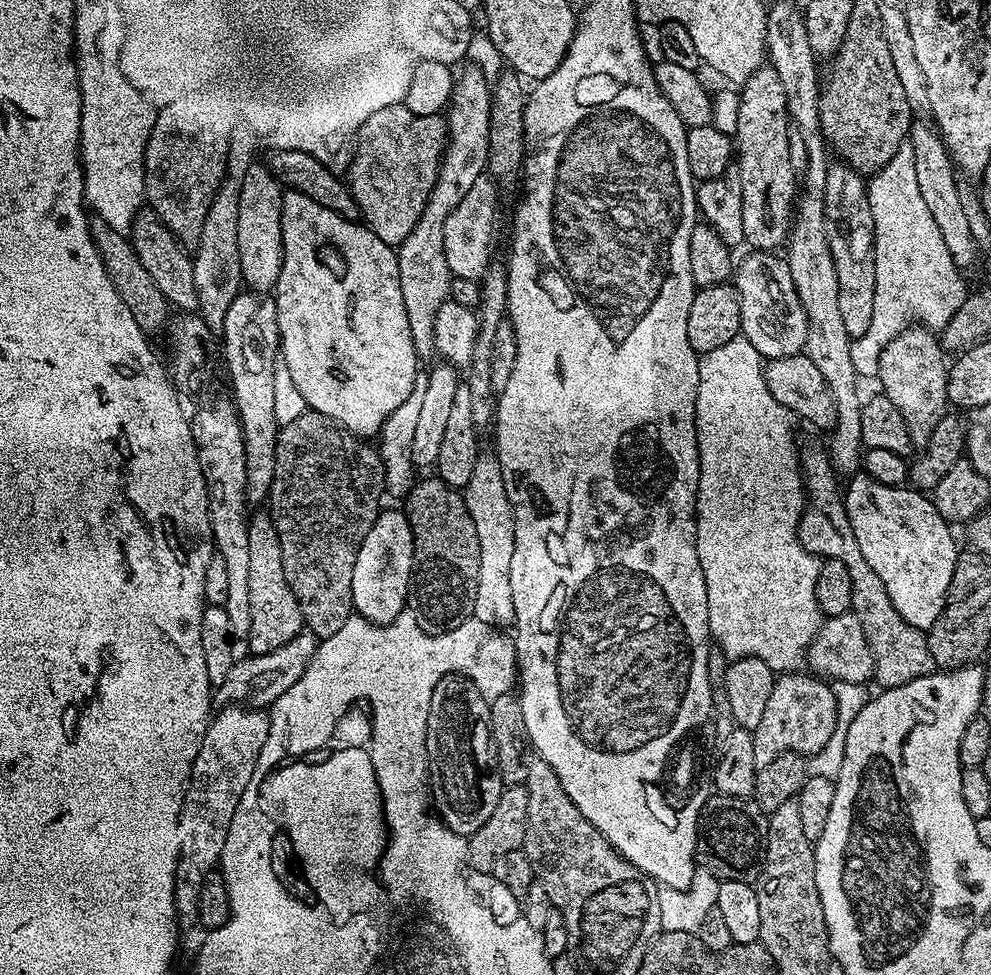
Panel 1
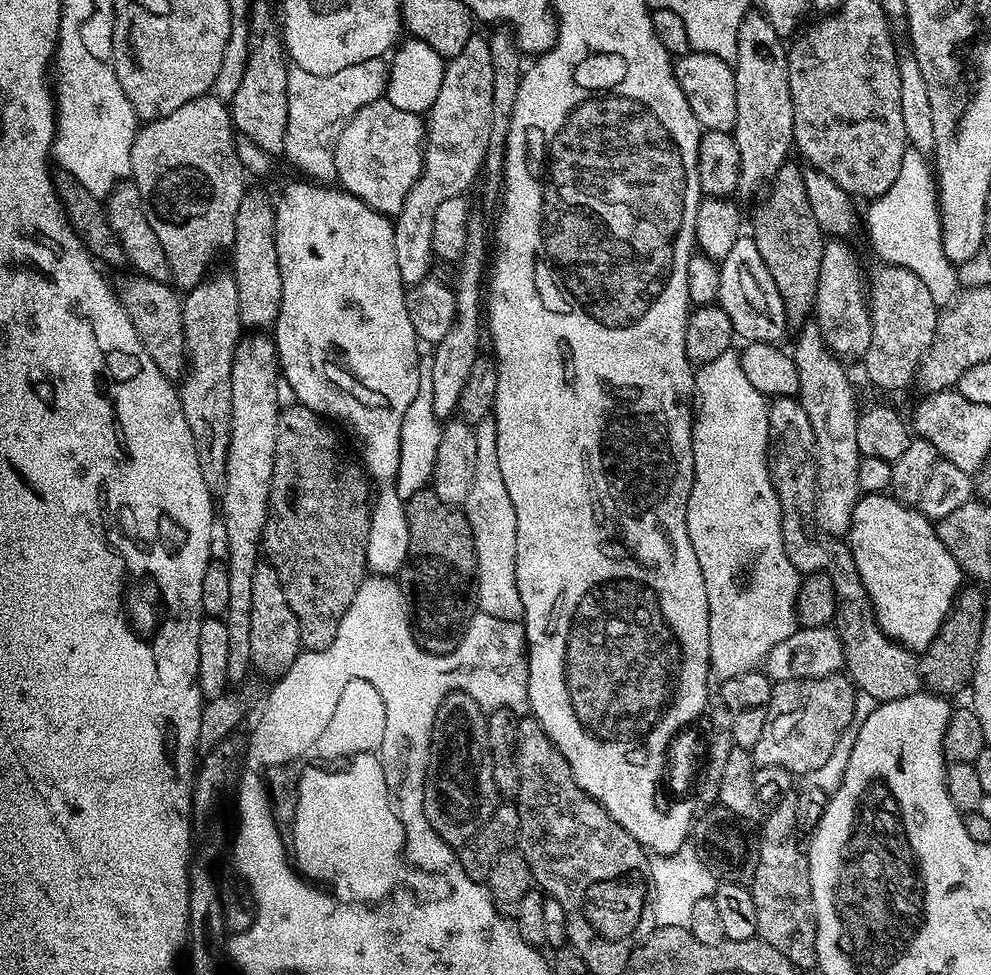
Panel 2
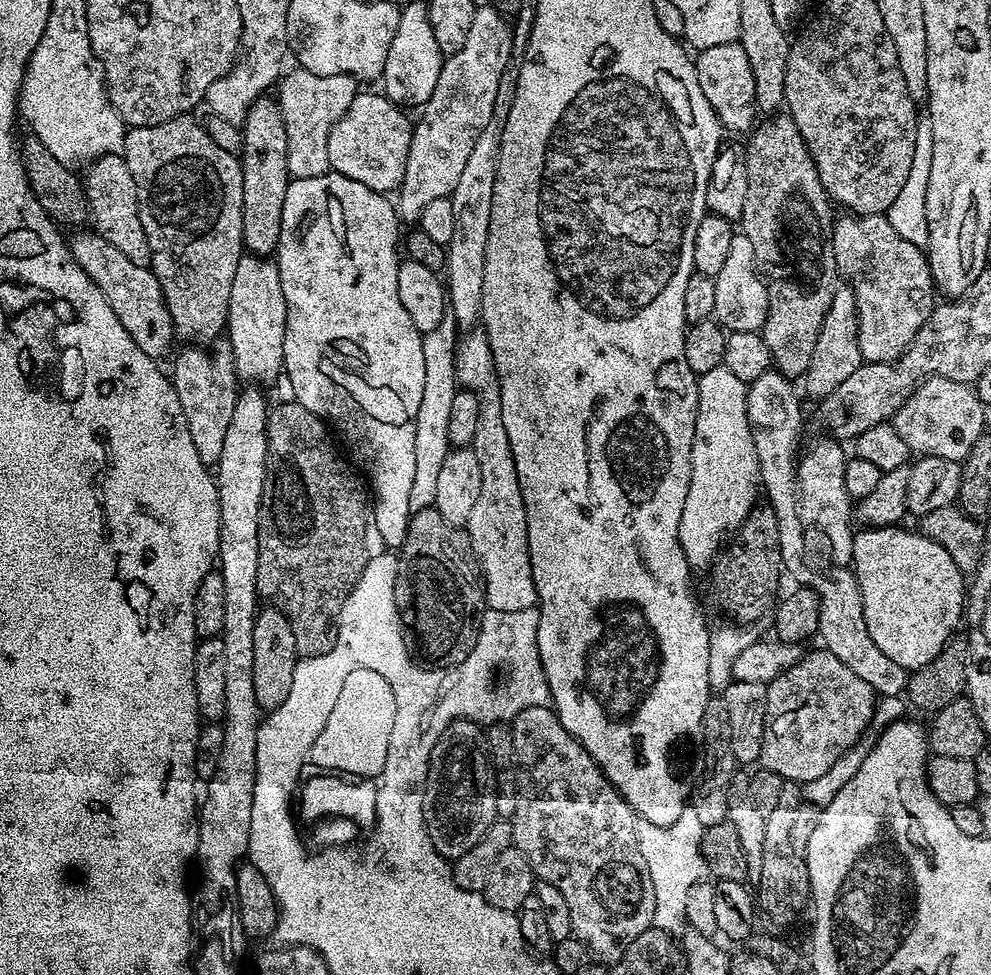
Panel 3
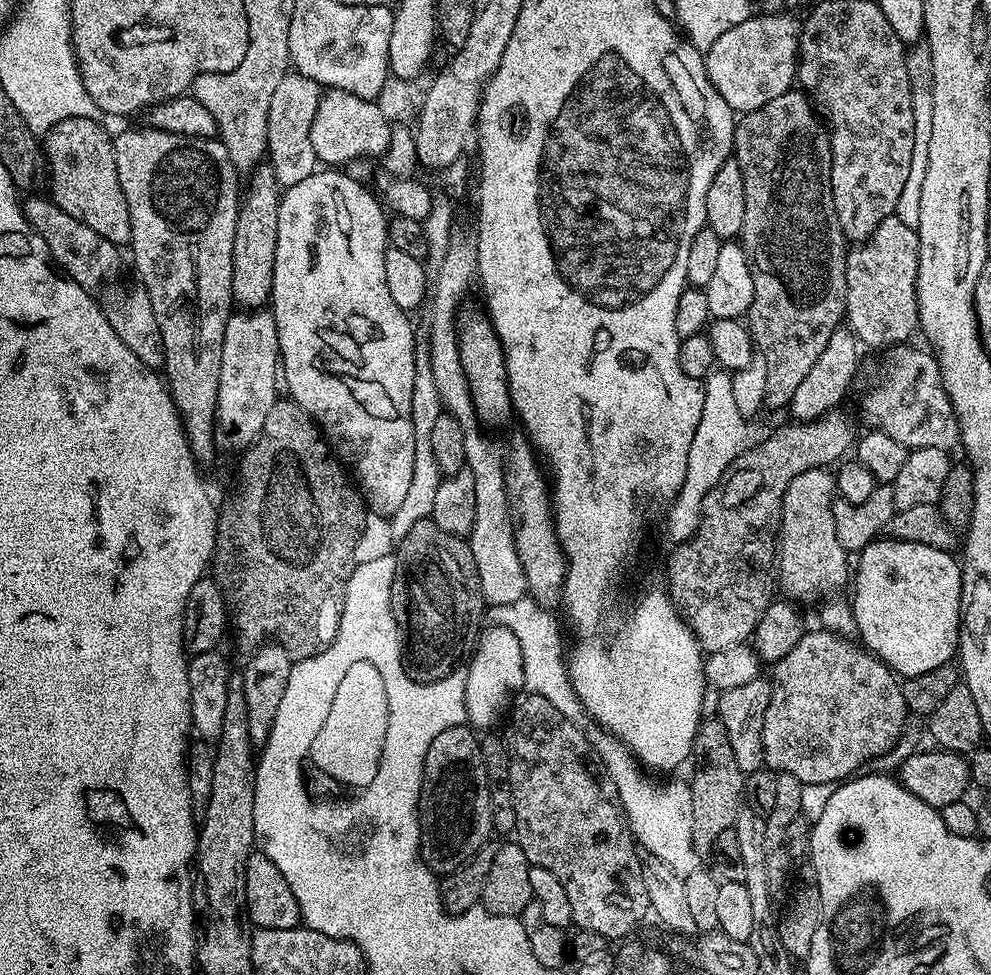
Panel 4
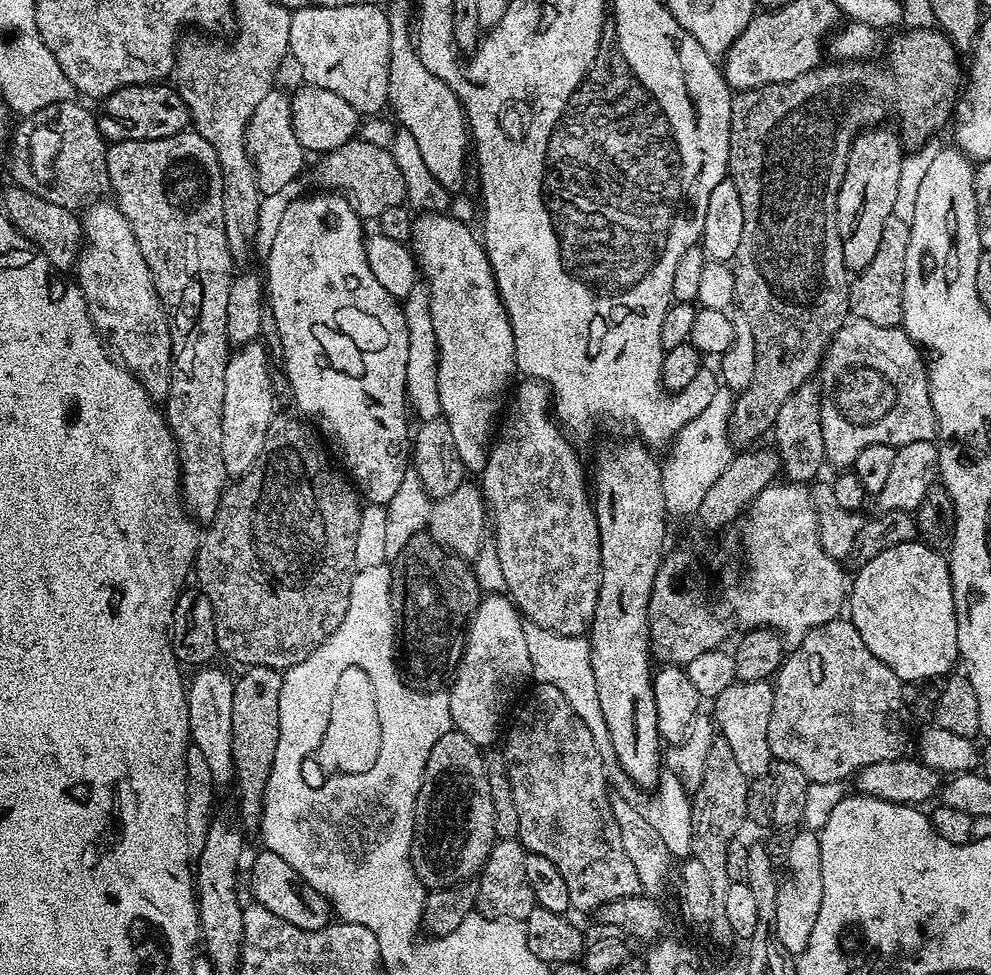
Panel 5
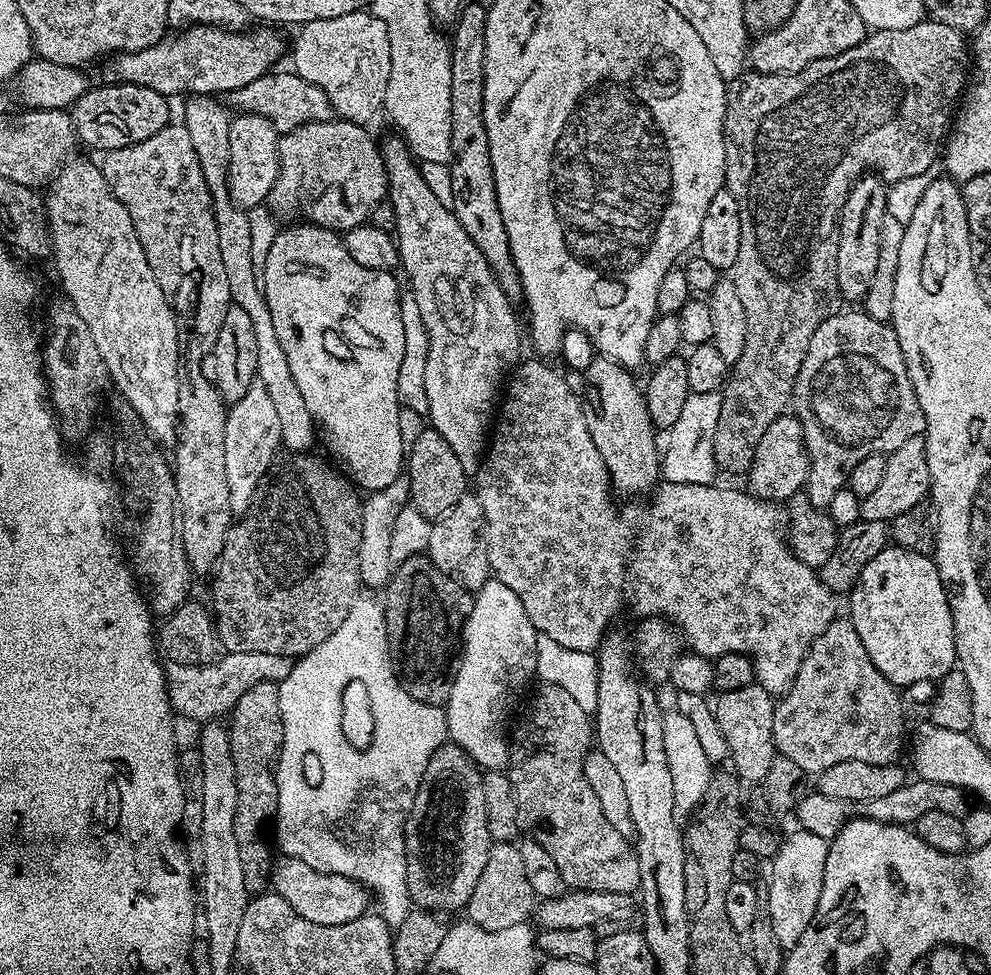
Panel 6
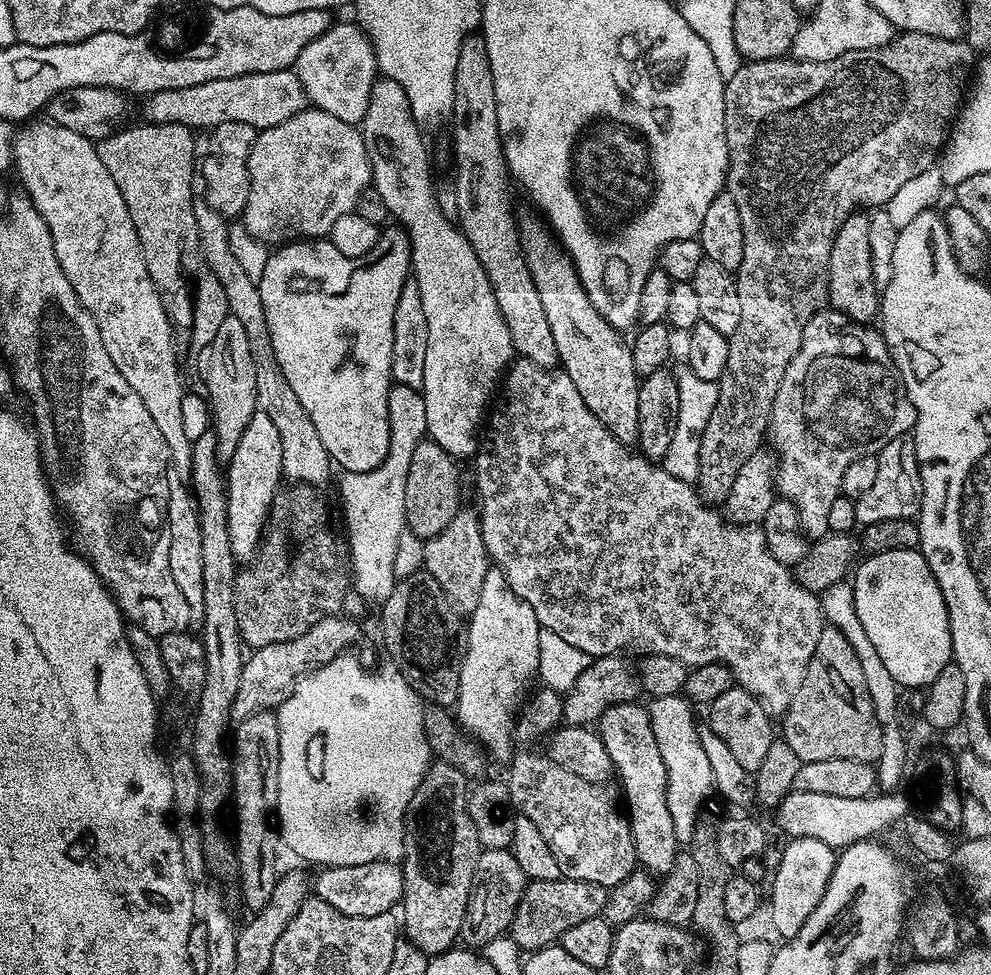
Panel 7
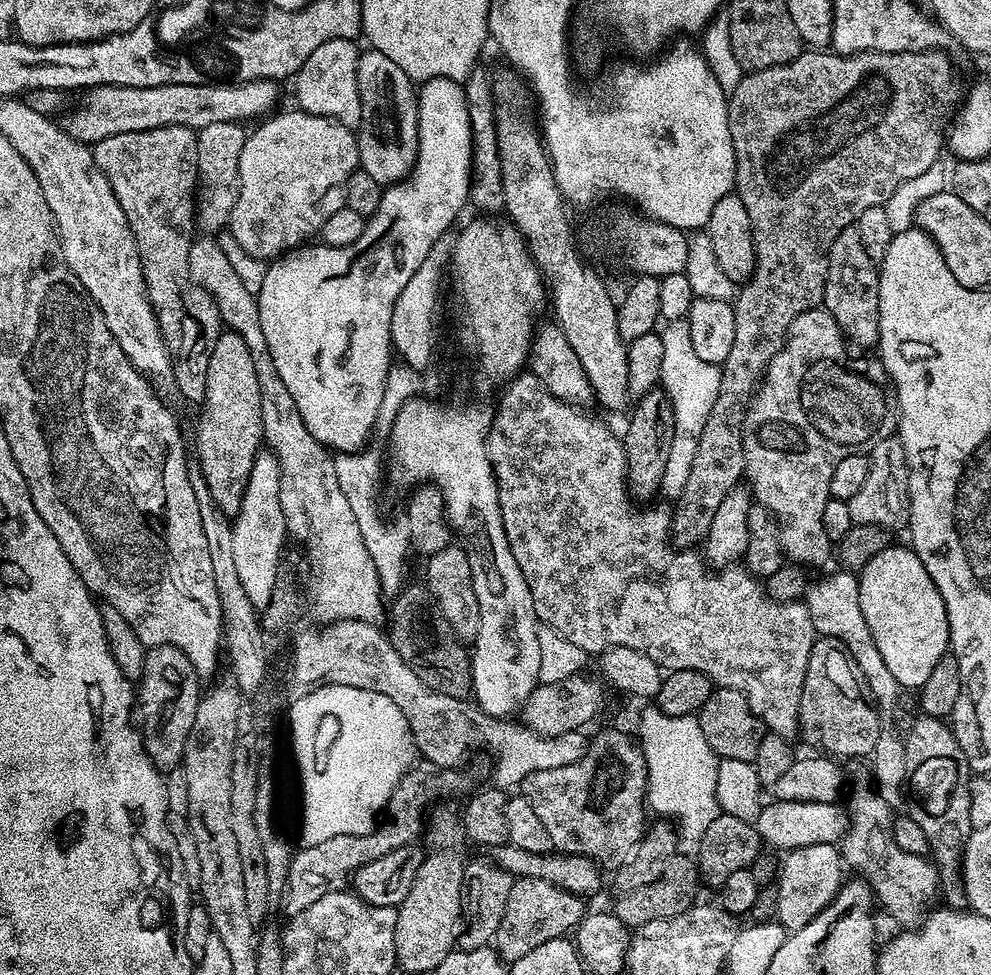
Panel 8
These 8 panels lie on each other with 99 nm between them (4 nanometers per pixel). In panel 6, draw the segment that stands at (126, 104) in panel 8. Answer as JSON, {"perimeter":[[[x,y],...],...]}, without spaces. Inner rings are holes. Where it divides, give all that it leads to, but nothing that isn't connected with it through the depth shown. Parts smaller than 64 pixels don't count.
{"perimeter":[[[295,70],[280,71],[267,72],[262,78],[254,78],[250,86],[242,86],[238,91],[231,93],[230,100],[233,104],[231,107],[233,109],[236,107],[236,110],[240,112],[258,114],[270,120],[277,133],[280,134],[292,132],[304,124],[333,119],[334,113],[330,106],[330,98],[326,98],[326,94],[318,90],[318,86],[306,82],[306,78],[299,76]]]}

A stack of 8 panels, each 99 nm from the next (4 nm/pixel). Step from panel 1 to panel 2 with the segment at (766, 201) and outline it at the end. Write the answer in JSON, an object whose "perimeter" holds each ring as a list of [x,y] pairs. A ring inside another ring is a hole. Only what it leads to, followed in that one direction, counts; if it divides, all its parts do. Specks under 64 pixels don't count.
{"perimeter":[[[749,10],[742,20],[738,32],[738,46],[734,57],[736,74],[736,97],[738,98],[738,118],[734,135],[738,152],[742,158],[740,182],[746,189],[756,188],[760,183],[771,181],[776,171],[788,159],[788,151],[793,151],[794,106],[790,98],[790,74],[788,73],[788,48],[785,41],[774,30],[774,26],[760,10]]]}

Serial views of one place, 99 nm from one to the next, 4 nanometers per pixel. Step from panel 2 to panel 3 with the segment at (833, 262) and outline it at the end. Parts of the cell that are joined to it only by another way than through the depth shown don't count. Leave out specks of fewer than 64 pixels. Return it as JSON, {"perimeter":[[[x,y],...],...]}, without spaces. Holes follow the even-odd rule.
{"perimeter":[[[847,286],[837,287],[834,302],[830,302],[830,310],[826,310],[826,318],[822,320],[822,330],[818,334],[818,346],[814,346],[814,358],[808,371],[802,377],[803,391],[815,398],[829,396],[854,370],[864,363],[862,350],[858,346],[858,306],[854,302],[854,290]]]}

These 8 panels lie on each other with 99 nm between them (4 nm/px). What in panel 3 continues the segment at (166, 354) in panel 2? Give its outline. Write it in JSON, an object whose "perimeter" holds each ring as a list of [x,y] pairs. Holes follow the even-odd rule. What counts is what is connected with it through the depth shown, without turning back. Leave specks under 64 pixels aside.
{"perimeter":[[[76,230],[70,236],[70,247],[72,257],[86,270],[90,282],[106,294],[106,302],[110,302],[110,310],[114,310],[114,315],[118,317],[118,322],[126,326],[126,334],[138,342],[142,354],[146,354],[150,359],[157,362],[163,361],[163,356],[168,351],[171,353],[172,340],[174,341],[174,329],[170,310],[164,301],[162,286],[158,282],[156,275],[152,273],[149,266],[138,266],[118,250],[111,242],[106,242],[95,230]]]}

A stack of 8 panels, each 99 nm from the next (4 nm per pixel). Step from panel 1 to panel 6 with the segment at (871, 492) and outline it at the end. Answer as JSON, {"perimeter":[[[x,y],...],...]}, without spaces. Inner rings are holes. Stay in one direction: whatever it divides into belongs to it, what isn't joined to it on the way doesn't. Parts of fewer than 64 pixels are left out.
{"perimeter":[[[895,546],[884,548],[878,558],[866,562],[850,599],[850,619],[862,646],[866,646],[866,654],[870,654],[870,662],[897,689],[927,680],[938,682],[957,667],[952,611],[932,556]]]}

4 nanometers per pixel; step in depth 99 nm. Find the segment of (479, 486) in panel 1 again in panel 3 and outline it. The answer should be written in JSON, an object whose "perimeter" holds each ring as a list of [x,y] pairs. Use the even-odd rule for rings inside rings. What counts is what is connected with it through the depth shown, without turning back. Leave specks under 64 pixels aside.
{"perimeter":[[[480,326],[467,329],[463,335],[460,349],[454,352],[456,379],[461,389],[476,393],[482,401],[478,430],[474,430],[470,445],[474,454],[478,454],[478,466],[482,468],[482,491],[478,494],[466,531],[484,582],[485,605],[502,613],[514,613],[516,610],[533,608],[537,603],[528,553],[526,506],[522,502],[522,490],[514,470],[510,438],[506,438],[506,425],[502,423],[500,379],[494,366],[488,335]]]}

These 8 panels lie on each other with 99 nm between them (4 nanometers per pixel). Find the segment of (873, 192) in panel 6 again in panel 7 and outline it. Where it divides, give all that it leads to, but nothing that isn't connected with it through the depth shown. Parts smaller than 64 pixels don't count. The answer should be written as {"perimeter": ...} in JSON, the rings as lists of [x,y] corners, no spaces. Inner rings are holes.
{"perimeter":[[[857,210],[842,222],[830,250],[830,278],[828,279],[828,304],[835,311],[846,314],[859,324],[871,325],[880,314],[881,289],[874,282],[874,270],[870,270],[870,222],[869,213]]]}

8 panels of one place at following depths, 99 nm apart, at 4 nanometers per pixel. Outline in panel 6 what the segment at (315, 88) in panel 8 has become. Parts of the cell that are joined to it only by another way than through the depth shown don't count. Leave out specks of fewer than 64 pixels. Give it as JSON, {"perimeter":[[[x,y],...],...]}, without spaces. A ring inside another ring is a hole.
{"perimeter":[[[361,10],[342,14],[342,18],[322,18],[303,25],[296,36],[296,45],[291,45],[291,67],[306,82],[318,86],[326,98],[330,98],[333,113],[341,120],[355,124],[371,125],[376,115],[381,115],[386,98],[386,86],[390,82],[390,34],[386,34],[386,22],[372,15],[371,11]]]}

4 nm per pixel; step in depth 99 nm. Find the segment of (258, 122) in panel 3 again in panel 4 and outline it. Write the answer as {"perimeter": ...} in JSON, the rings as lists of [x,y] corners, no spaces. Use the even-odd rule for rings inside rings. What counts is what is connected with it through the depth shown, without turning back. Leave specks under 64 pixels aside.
{"perimeter":[[[267,162],[253,168],[247,180],[246,191],[240,203],[240,213],[234,226],[232,298],[237,309],[260,310],[272,298],[274,250],[278,246],[278,206],[282,189],[276,183],[272,165]]]}

